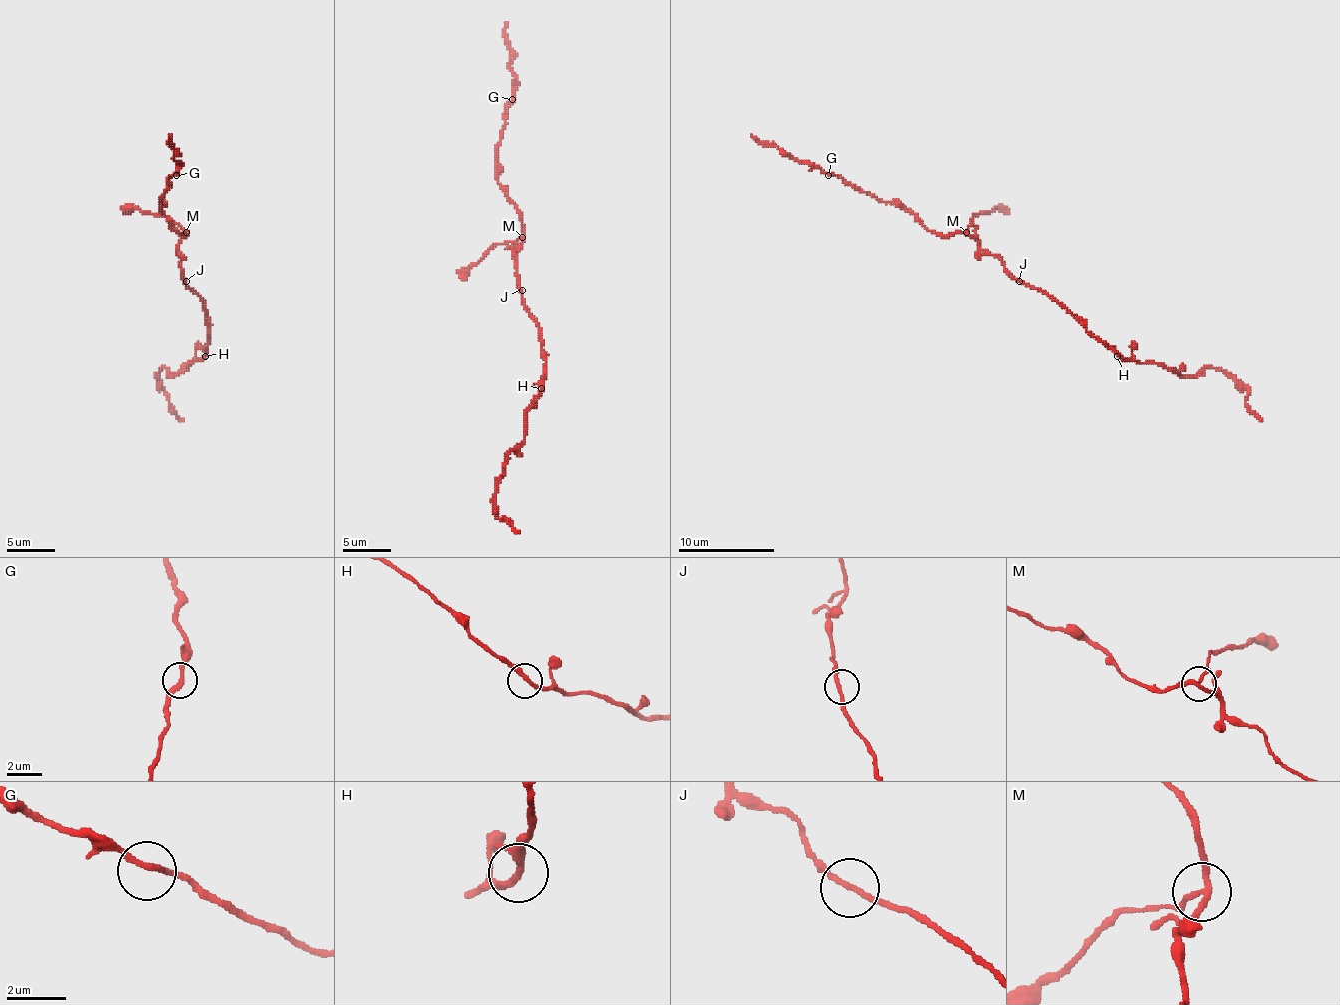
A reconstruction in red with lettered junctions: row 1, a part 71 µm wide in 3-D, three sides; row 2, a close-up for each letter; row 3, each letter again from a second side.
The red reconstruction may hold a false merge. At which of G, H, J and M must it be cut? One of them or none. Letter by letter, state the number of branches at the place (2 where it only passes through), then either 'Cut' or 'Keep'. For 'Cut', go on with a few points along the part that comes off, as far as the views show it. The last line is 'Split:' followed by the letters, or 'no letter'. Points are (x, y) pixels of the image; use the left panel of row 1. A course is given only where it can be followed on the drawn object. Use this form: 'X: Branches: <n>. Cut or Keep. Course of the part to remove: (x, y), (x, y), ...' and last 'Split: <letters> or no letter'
G: Branches: 2. Keep
H: Branches: 3. Keep
J: Branches: 2. Keep
M: Branches: 3. Cut. Course of the part to remove: (186, 233), (169, 218), (140, 209), (123, 214)
Split: M

